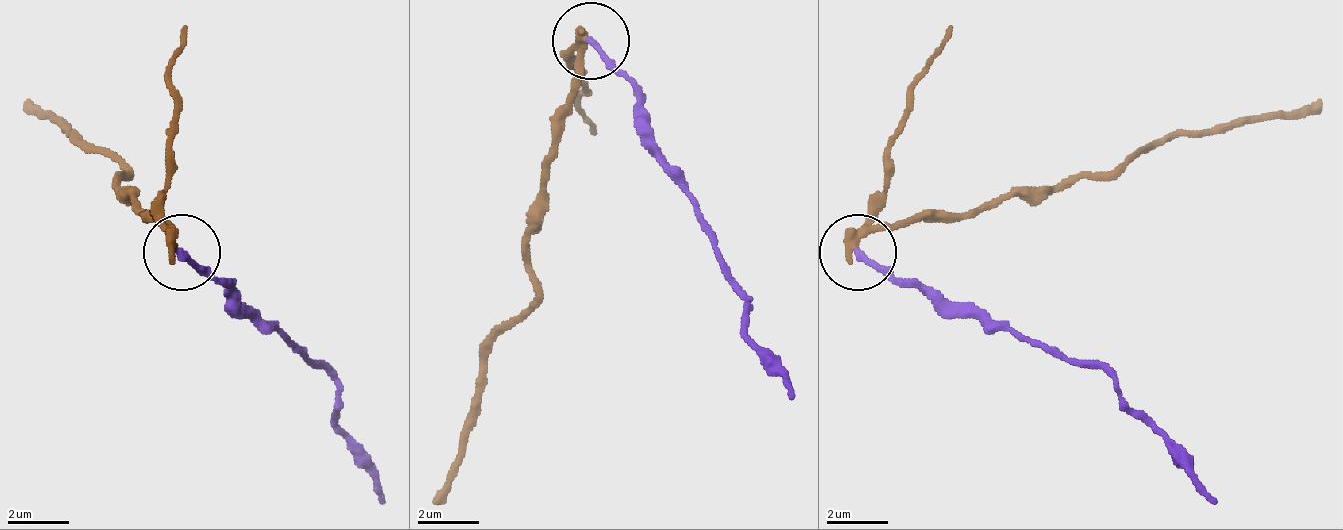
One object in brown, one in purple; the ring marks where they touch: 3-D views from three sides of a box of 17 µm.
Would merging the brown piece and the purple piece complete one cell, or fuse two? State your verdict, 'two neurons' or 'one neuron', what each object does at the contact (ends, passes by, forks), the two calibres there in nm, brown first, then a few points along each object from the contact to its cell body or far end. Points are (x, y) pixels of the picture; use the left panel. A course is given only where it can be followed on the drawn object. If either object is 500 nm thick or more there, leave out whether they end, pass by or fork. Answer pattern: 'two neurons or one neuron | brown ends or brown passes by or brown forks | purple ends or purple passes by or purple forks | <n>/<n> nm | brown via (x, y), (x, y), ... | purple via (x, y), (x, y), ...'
two neurons | brown ends | purple ends | 360/200 nm | brown via (180, 250), (164, 227), (118, 181), (126, 173), (80, 135), (49, 119), (26, 96) | purple via (180, 250), (318, 365), (387, 504)

